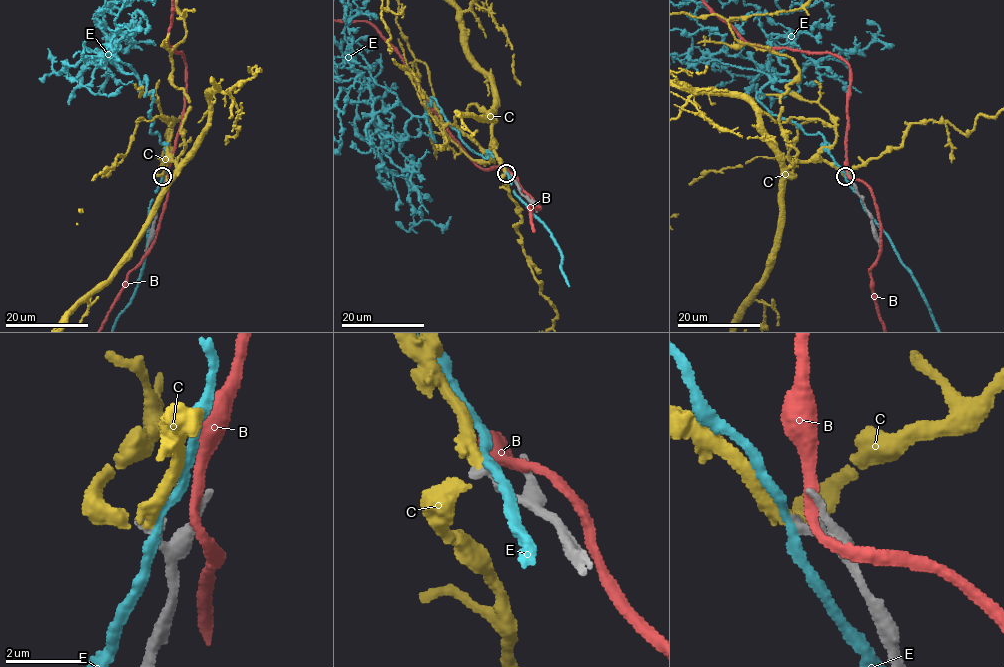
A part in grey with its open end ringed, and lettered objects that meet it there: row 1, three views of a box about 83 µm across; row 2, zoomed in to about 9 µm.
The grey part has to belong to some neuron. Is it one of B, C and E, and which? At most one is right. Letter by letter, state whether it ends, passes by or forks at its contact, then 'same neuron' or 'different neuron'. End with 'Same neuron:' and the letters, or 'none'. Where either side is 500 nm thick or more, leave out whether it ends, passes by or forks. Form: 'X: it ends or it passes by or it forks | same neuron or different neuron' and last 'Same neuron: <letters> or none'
B: it passes by | different neuron
C: it passes by | same neuron
E: it passes by | different neuron
Same neuron: C

